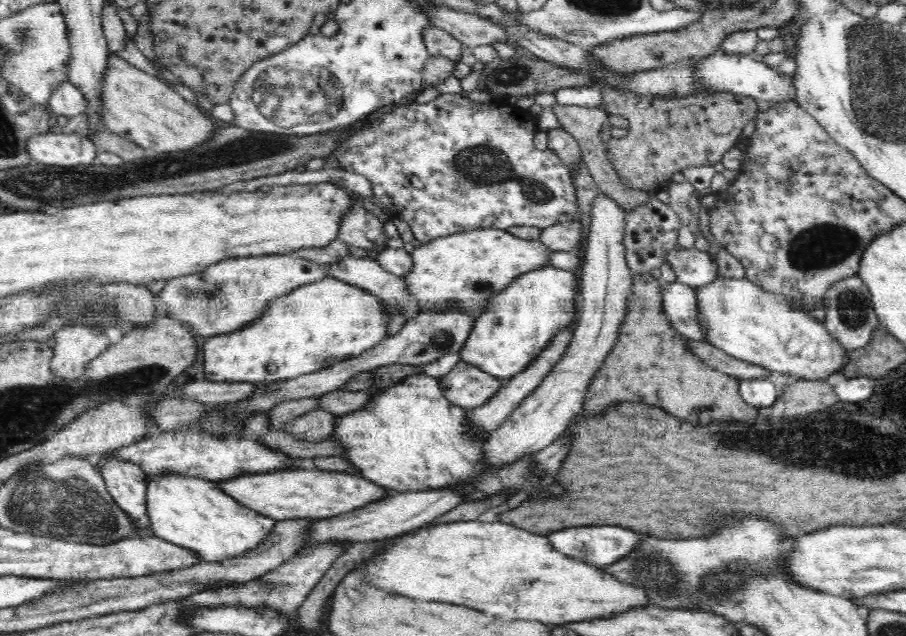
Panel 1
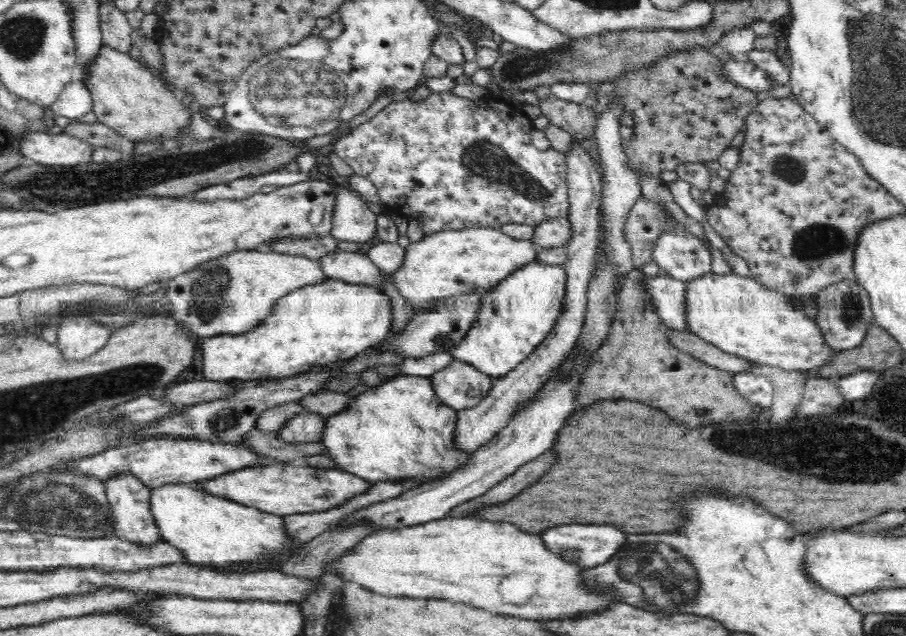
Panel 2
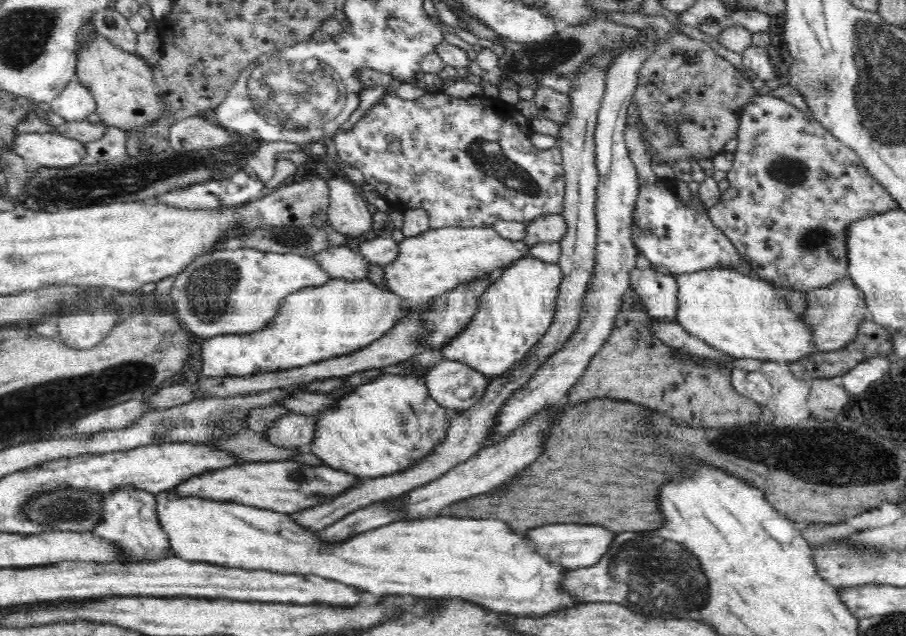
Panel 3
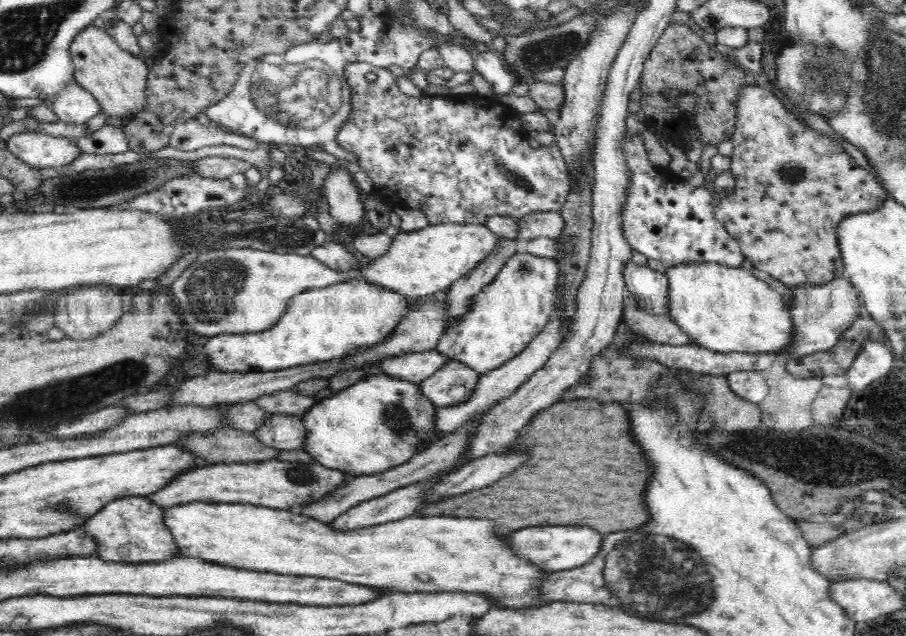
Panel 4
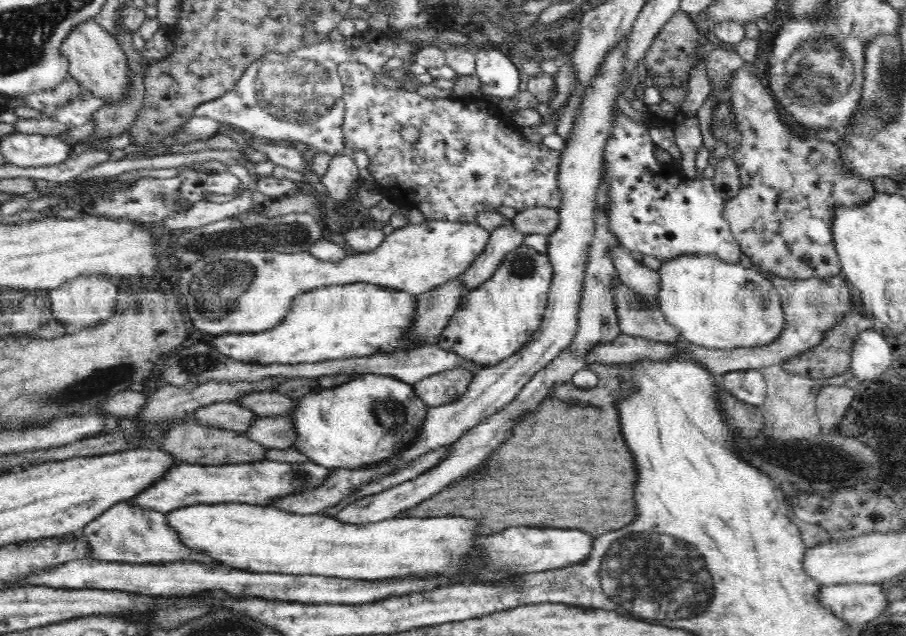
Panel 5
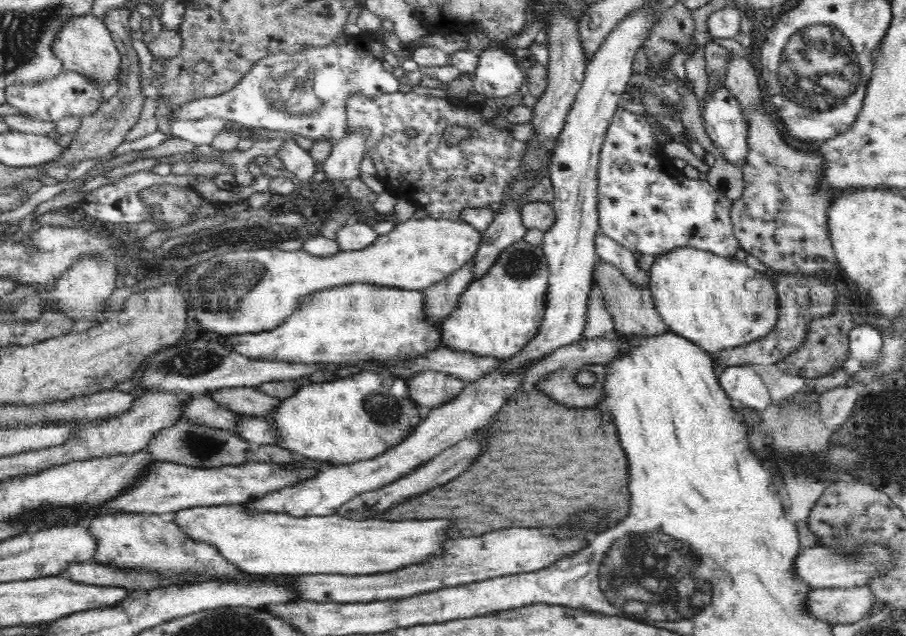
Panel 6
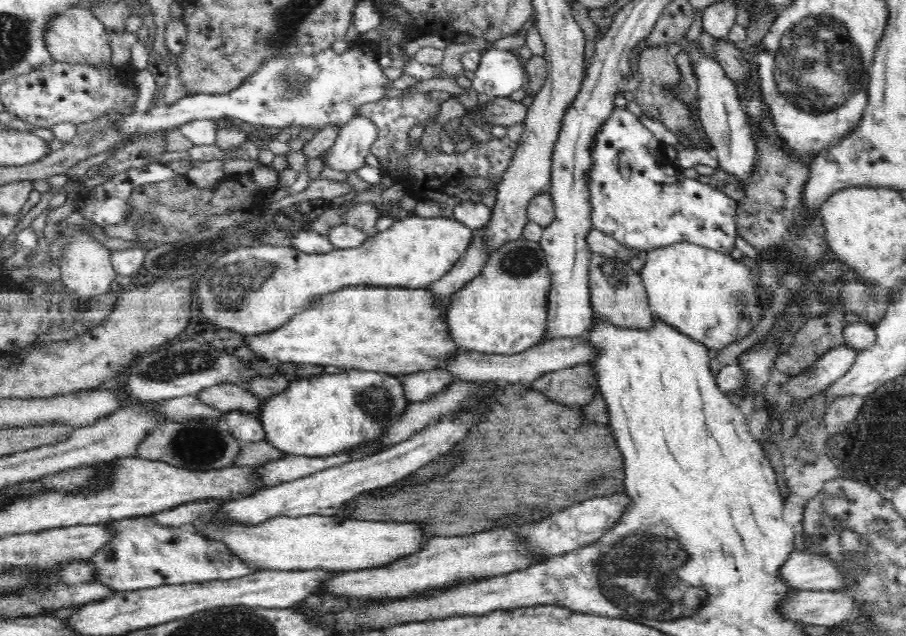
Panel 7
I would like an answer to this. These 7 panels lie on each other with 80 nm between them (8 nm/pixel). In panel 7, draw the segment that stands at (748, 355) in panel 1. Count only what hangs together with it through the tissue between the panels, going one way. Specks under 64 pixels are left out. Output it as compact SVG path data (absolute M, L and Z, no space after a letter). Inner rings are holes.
M677 242L645 252L644 266L638 273L658 321L672 325L685 336L708 347L712 358L720 349L750 334L767 309L758 275L730 254L700 245Z

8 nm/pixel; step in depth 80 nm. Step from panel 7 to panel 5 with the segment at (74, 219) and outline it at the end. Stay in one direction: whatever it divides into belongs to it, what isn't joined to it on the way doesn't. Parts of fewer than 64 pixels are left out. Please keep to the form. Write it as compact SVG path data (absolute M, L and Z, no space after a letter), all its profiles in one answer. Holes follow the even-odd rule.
M80 276L76 280L60 285L56 290L50 290L52 315L64 326L96 326L106 324L116 310L118 284L102 276Z

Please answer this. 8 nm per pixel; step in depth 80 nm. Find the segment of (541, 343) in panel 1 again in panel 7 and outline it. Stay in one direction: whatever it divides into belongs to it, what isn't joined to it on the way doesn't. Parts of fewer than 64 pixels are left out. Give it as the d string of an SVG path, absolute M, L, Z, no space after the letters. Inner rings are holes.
M520 237L501 244L491 252L484 268L453 297L445 326L457 348L511 356L534 347L544 335L548 322L551 278L539 242Z

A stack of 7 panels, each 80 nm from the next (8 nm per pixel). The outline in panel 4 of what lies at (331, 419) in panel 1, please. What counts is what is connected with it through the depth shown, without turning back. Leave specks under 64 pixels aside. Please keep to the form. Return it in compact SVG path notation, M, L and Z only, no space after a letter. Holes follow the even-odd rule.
M301 414L270 415L254 433L262 444L280 451L300 449L303 440L307 438L307 430Z

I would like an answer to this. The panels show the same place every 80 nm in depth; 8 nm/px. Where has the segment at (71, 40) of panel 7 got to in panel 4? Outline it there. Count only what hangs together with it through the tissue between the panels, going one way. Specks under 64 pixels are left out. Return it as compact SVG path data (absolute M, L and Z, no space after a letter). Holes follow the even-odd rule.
M88 26L71 44L71 54L75 67L73 82L88 90L98 100L101 111L106 116L130 121L136 113L148 106L147 78L150 71L144 58L119 48L101 28Z

